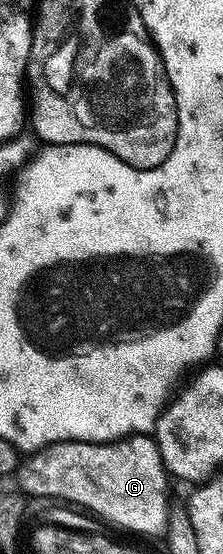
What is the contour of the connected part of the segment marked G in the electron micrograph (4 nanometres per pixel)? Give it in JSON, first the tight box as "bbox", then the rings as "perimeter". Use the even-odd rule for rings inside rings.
{"bbox":[17,434,169,535],"perimeter":[[[150,434],[129,435],[125,439],[117,439],[114,443],[82,443],[81,441],[65,441],[64,443],[54,443],[48,447],[43,447],[39,451],[30,452],[20,462],[17,468],[17,482],[19,490],[24,496],[31,497],[36,495],[39,499],[64,499],[67,503],[76,503],[79,507],[84,507],[87,511],[92,511],[95,515],[100,515],[107,523],[112,523],[115,527],[124,527],[127,531],[136,531],[139,535],[155,535],[164,530],[167,526],[167,517],[169,514],[169,502],[167,503],[167,479],[169,472],[163,466],[163,458],[159,452],[159,446],[155,444],[154,438]]]}

